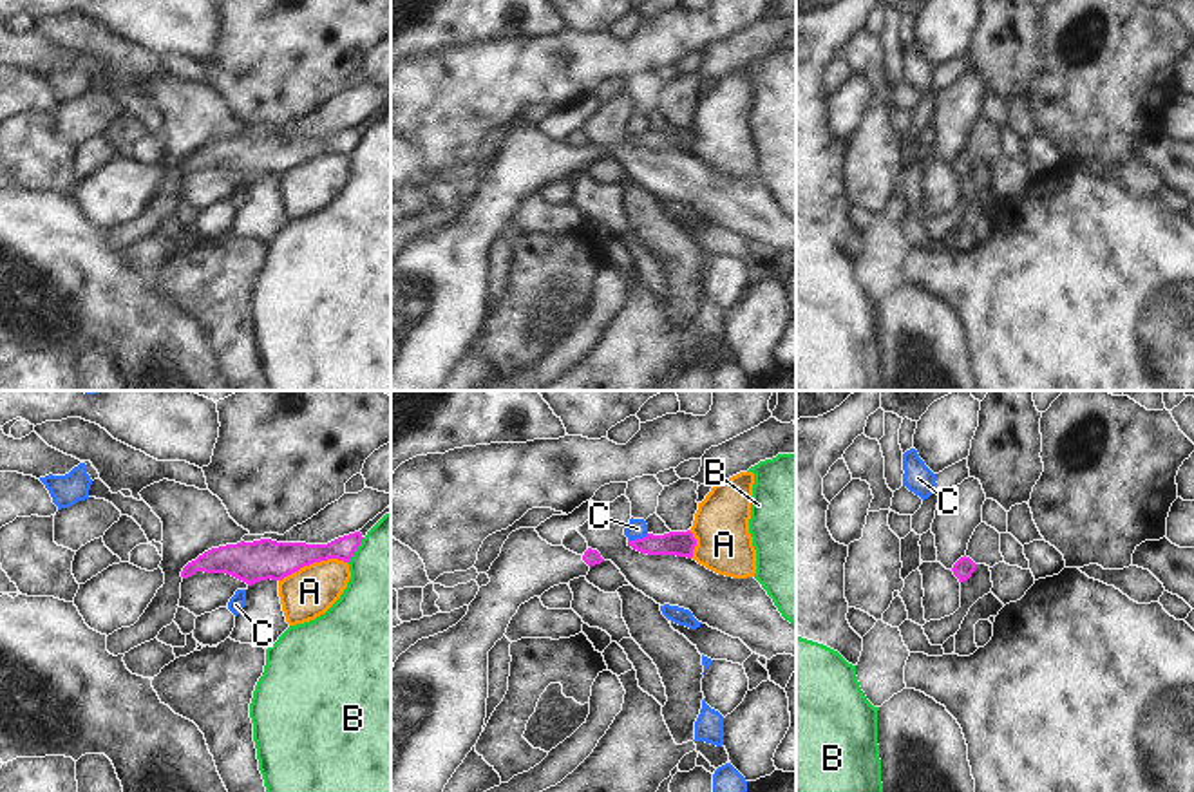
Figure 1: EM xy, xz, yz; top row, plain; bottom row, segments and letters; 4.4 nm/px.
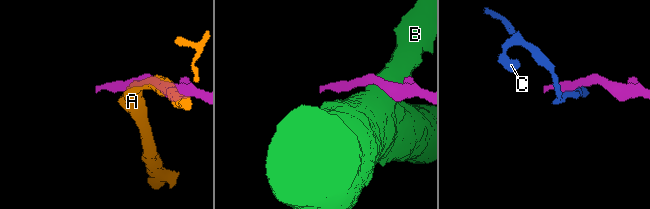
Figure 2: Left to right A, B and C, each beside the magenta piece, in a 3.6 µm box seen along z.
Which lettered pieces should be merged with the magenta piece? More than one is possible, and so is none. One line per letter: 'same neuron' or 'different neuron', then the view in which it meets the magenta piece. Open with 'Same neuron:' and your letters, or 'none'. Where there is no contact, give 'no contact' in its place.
Same neuron: none
A: different neuron | xy
B: different neuron | xy
C: different neuron | xz

